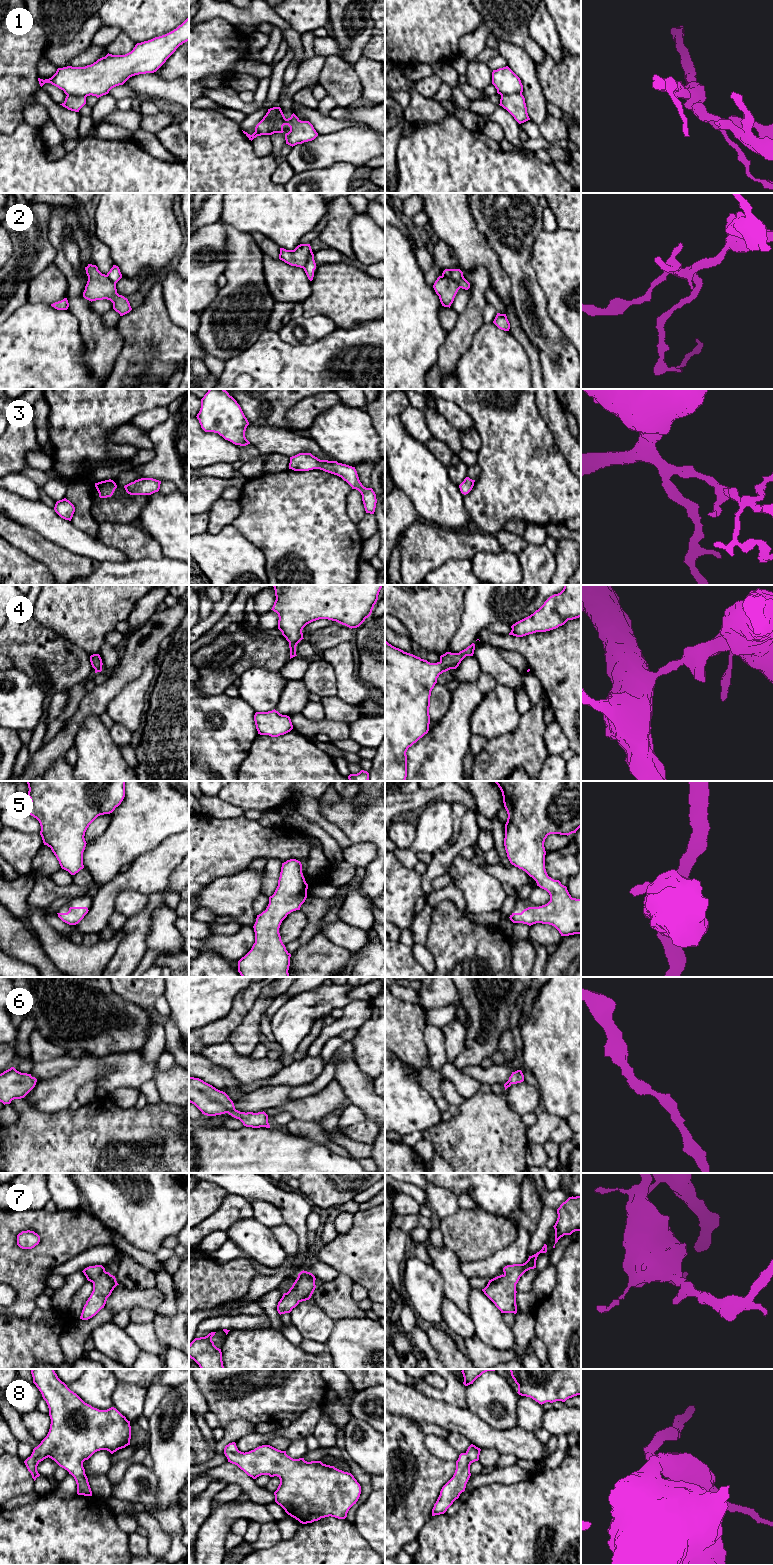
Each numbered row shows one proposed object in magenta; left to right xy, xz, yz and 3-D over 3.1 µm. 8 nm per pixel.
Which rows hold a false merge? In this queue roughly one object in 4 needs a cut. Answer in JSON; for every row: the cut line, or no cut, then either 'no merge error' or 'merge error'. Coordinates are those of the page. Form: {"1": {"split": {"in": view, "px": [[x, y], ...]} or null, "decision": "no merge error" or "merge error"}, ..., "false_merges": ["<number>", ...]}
{"1": {"split": {"in": "xz", "px": [[281, 110], [270, 119], [270, 134]]}, "decision": "merge error"}, "2": {"split": {"in": "yz", "px": [[442, 274], [453, 279], [460, 287]]}, "decision": "merge error"}, "3": {"split": null, "decision": "no merge error"}, "4": {"split": null, "decision": "no merge error"}, "5": {"split": null, "decision": "no merge error"}, "6": {"split": null, "decision": "no merge error"}, "7": {"split": null, "decision": "no merge error"}, "8": {"split": null, "decision": "no merge error"}, "false_merges": ["1", "2"]}

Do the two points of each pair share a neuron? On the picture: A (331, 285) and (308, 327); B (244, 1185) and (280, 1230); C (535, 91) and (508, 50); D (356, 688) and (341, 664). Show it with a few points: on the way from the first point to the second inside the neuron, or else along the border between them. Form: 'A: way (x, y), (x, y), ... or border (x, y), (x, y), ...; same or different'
A: border (302, 315), (305, 317), (326, 315), (336, 326); different
B: border (283, 1222), (296, 1234), (298, 1241); different
C: way (529, 81), (524, 67), (518, 60); same
D: way (350, 682), (345, 676), (344, 670); same

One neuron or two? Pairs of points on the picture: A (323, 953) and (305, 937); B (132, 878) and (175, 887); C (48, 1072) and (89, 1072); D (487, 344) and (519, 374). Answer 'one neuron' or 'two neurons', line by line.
A: two neurons
B: two neurons
C: two neurons
D: one neuron

